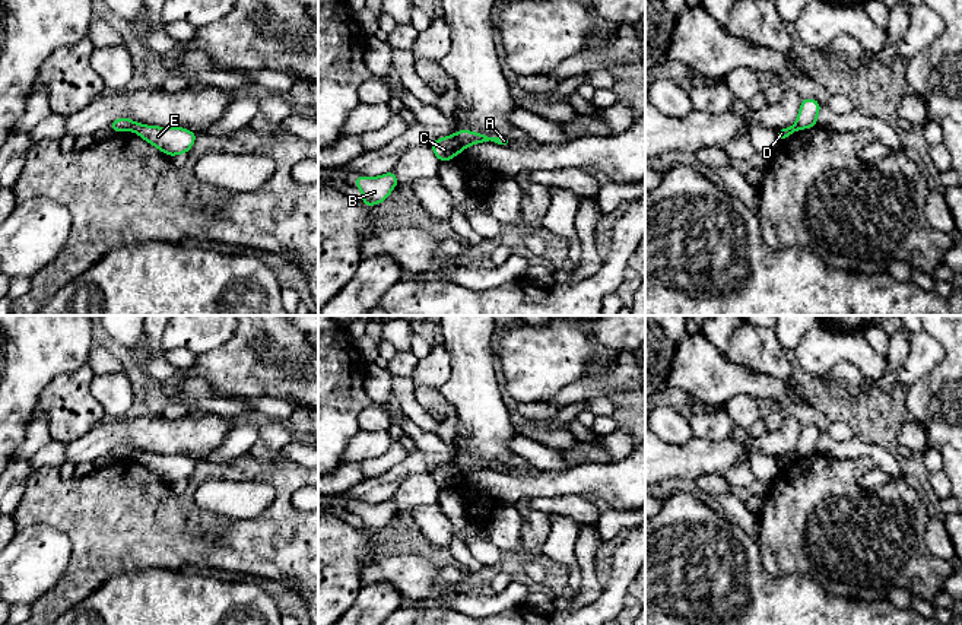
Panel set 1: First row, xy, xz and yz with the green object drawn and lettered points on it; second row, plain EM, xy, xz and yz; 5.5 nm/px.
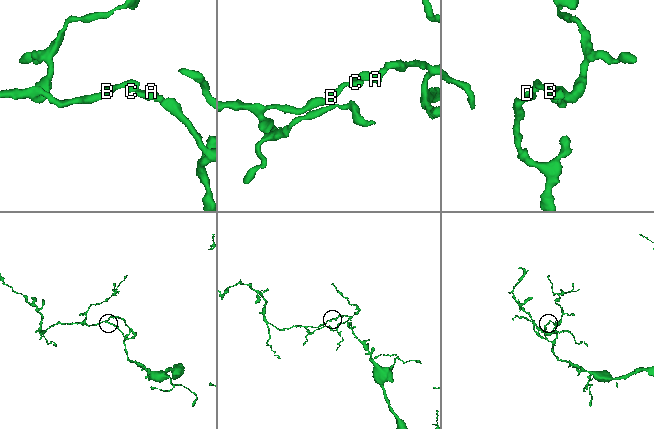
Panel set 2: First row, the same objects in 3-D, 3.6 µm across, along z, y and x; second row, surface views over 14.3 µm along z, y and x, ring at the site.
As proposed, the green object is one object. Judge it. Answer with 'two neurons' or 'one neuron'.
two neurons

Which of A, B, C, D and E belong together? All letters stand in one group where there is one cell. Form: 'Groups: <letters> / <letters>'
Groups: A D E / B C

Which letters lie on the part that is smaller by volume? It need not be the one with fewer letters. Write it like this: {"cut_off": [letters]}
{"cut_off": ["B", "C"]}

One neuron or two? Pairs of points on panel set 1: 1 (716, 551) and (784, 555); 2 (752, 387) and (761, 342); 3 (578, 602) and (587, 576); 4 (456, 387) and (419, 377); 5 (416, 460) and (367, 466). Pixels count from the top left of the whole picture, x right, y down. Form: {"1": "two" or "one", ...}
{"1": "two", "2": "two", "3": "one", "4": "two", "5": "two"}

